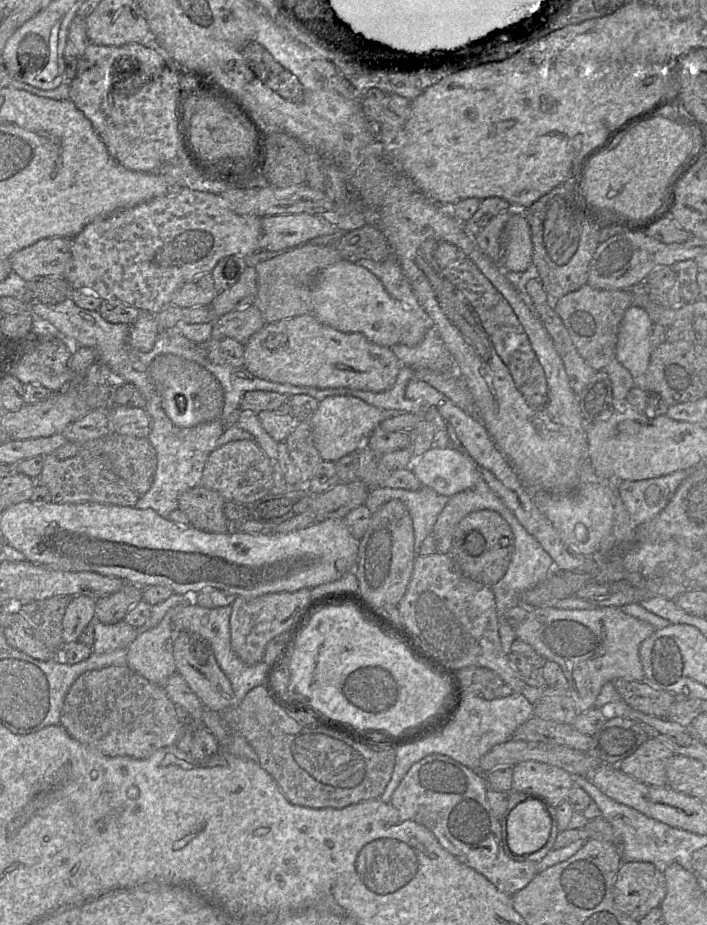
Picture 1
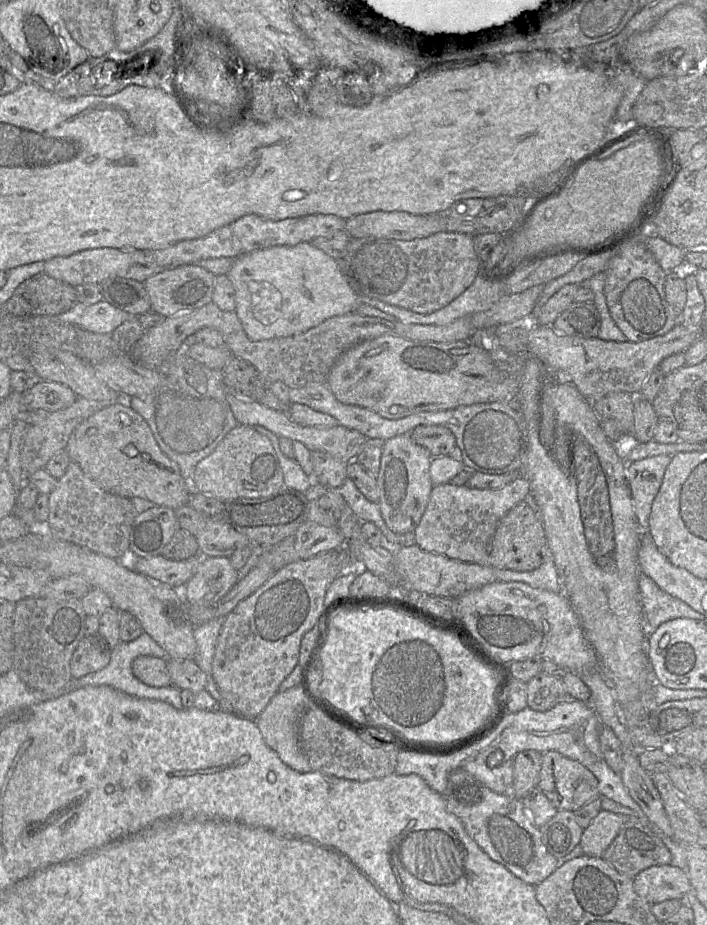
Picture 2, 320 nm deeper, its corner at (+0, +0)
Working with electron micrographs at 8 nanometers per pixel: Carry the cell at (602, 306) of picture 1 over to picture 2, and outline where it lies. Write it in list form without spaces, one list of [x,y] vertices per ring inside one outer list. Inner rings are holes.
[[[572,302],[551,327],[566,336],[596,338],[600,329],[600,316],[594,303]]]

